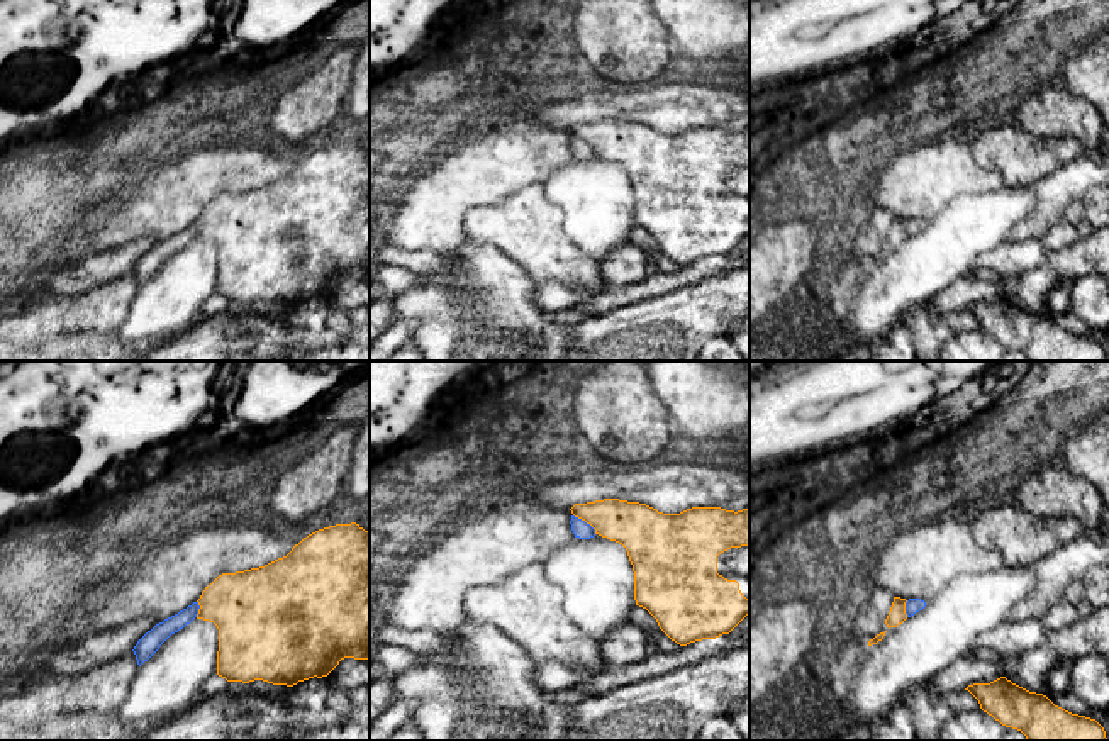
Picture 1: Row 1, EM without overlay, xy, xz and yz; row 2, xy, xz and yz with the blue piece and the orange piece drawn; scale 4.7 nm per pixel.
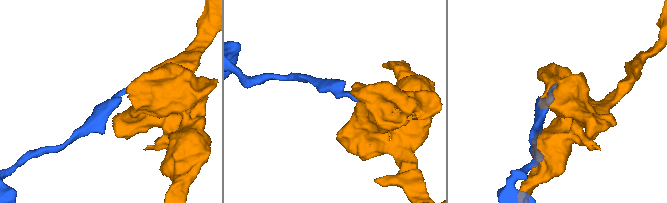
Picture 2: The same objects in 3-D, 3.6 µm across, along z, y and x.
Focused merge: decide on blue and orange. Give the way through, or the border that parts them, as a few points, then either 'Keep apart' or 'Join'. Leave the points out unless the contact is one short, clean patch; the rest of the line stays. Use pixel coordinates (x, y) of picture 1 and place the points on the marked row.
Boundary: xz (574, 514), (584, 519), (596, 533). Keep apart

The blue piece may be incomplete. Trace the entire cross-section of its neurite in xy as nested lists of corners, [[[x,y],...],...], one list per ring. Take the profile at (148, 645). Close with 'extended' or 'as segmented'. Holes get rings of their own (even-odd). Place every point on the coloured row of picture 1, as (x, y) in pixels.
[[[193,602],[187,609],[164,619],[163,622],[156,624],[151,631],[148,631],[132,649],[137,665],[141,666],[144,661],[148,661],[171,634],[178,632],[187,624],[190,624],[197,617],[198,609],[198,602]]] | as segmented

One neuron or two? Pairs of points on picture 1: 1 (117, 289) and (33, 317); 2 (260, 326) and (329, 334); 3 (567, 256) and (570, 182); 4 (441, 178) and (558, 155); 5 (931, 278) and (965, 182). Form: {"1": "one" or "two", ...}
{"1": "one", "2": "one", "3": "two", "4": "one", "5": "two"}

